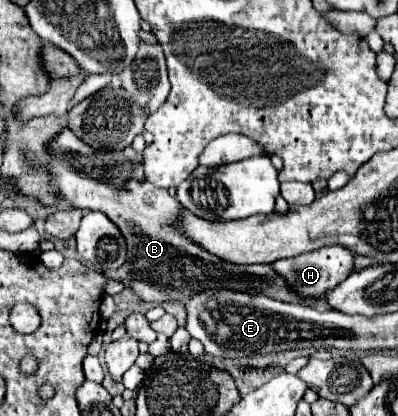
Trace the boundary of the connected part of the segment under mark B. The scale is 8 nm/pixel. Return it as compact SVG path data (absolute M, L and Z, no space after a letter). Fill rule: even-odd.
M64 129L50 145L50 177L52 185L60 189L60 195L68 205L78 209L102 211L118 225L126 243L128 259L112 273L112 279L122 279L140 299L162 303L162 301L186 301L190 293L198 289L238 289L246 293L262 293L280 301L298 301L306 305L326 305L326 299L302 299L292 293L282 277L272 271L270 265L230 265L212 253L204 253L198 245L190 245L182 233L174 233L166 225L166 217L174 217L178 201L162 187L156 187L144 177L144 157L128 145L122 151L98 151L80 141L70 129Z

